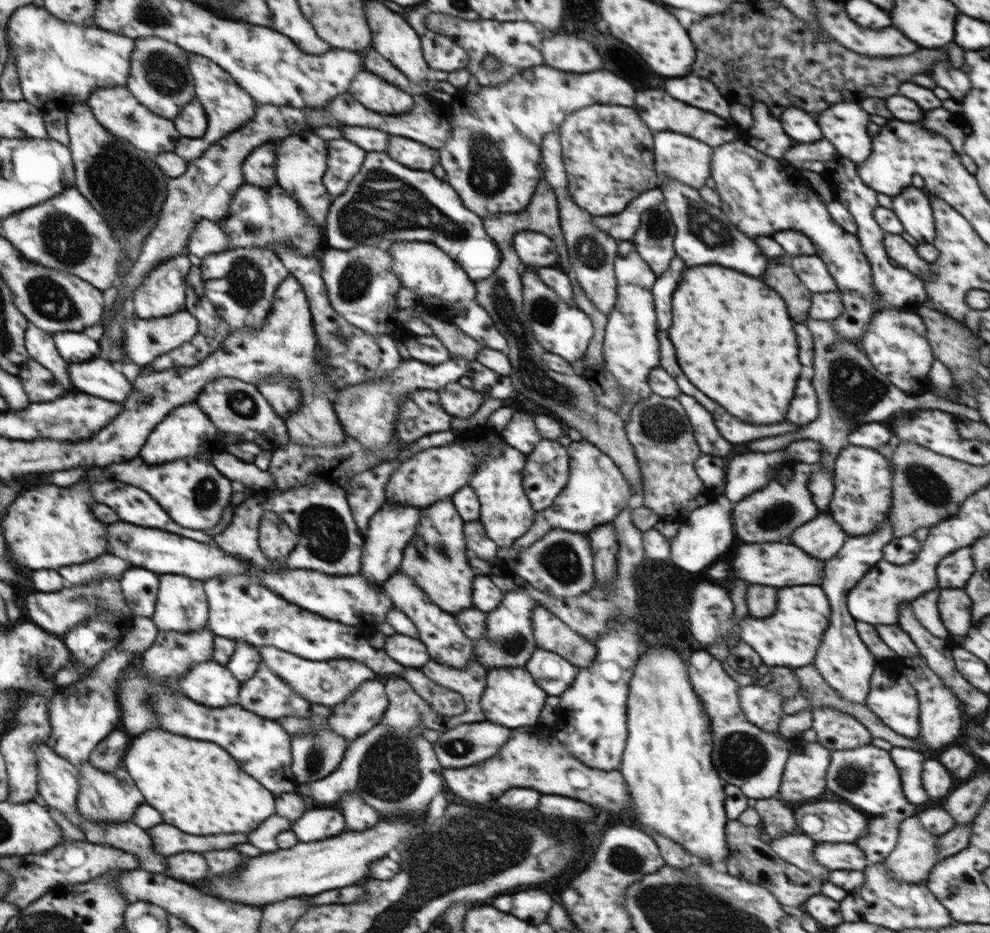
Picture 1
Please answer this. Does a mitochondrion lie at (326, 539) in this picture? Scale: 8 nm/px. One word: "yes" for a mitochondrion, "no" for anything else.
yes

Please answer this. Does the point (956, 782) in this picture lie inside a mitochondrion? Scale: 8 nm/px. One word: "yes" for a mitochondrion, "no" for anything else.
no

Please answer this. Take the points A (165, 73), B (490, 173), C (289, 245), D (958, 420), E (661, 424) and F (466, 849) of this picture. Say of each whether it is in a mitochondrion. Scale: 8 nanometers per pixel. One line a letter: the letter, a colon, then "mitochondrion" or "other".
A: mitochondrion
B: mitochondrion
C: other
D: other
E: mitochondrion
F: mitochondrion

